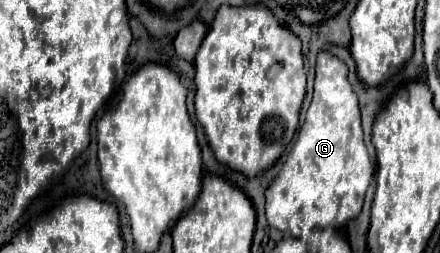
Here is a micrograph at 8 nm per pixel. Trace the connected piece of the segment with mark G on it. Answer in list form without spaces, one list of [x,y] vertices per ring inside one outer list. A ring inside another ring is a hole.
[[[320,52],[316,60],[316,80],[314,80],[314,96],[310,102],[310,108],[306,112],[306,120],[300,126],[298,140],[288,154],[280,174],[266,190],[266,218],[272,228],[282,230],[290,236],[308,236],[314,228],[340,228],[348,220],[356,218],[362,210],[364,192],[366,186],[372,180],[374,166],[370,162],[368,150],[364,146],[362,128],[360,128],[360,108],[358,108],[358,96],[354,94],[350,82],[348,82],[348,68],[340,58]]]

